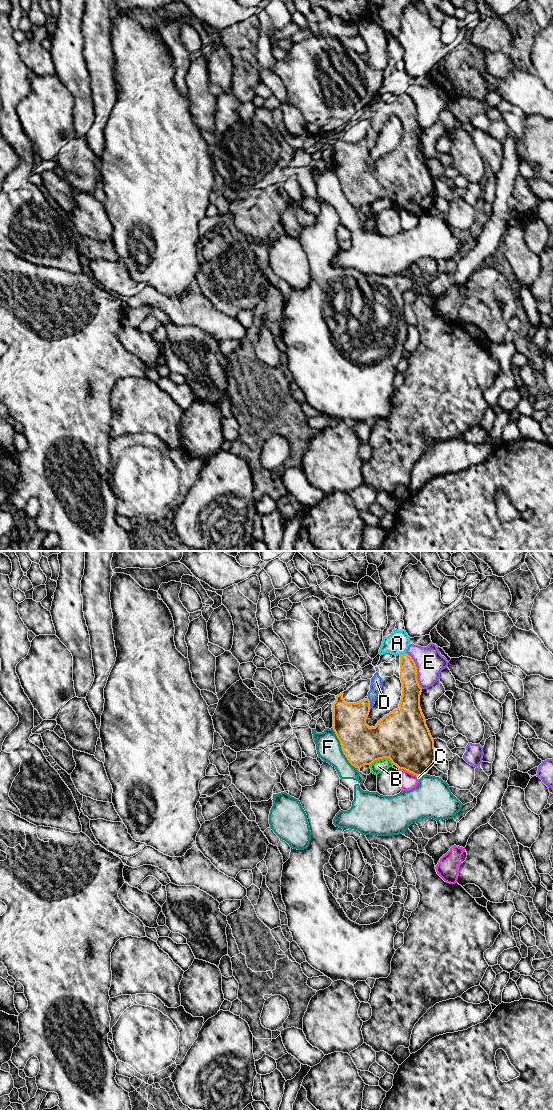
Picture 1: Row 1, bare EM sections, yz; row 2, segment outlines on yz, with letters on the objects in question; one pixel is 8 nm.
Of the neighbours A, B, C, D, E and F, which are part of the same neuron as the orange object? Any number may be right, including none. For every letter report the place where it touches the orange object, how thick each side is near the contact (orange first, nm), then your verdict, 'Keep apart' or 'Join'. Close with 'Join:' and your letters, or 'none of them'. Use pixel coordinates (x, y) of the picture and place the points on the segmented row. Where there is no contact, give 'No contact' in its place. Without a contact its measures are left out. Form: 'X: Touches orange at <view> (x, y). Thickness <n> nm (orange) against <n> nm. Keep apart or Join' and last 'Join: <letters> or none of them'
A: Touches orange at yz (402, 654). Thickness 140 nm (orange) against 180 nm. Keep apart
B: Touches orange at yz (381, 758). Thickness 420 nm (orange) against 100 nm. Keep apart
C: Touches orange at yz (409, 771). Thickness 400 nm (orange) against 140 nm. Keep apart
D: Touches orange at yz (369, 703). Thickness 280 nm (orange) against 100 nm. Join
E: Touches orange at yz (416, 670). Thickness 160 nm (orange) against 220 nm. Keep apart
F: Touches orange at yz (341, 748). Thickness 320 nm (orange) against 200 nm. Keep apart
Join: D

